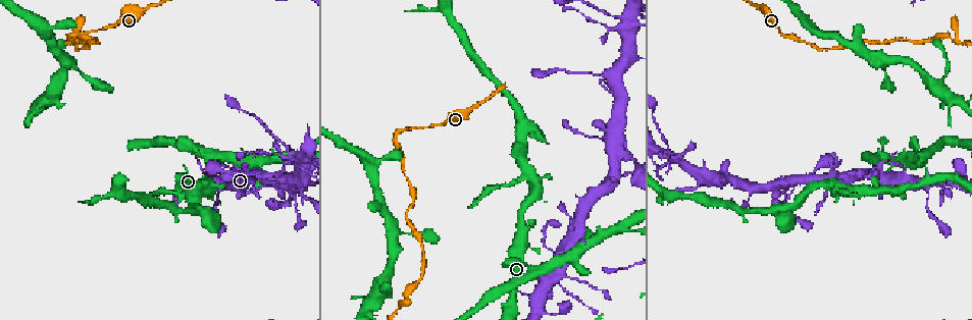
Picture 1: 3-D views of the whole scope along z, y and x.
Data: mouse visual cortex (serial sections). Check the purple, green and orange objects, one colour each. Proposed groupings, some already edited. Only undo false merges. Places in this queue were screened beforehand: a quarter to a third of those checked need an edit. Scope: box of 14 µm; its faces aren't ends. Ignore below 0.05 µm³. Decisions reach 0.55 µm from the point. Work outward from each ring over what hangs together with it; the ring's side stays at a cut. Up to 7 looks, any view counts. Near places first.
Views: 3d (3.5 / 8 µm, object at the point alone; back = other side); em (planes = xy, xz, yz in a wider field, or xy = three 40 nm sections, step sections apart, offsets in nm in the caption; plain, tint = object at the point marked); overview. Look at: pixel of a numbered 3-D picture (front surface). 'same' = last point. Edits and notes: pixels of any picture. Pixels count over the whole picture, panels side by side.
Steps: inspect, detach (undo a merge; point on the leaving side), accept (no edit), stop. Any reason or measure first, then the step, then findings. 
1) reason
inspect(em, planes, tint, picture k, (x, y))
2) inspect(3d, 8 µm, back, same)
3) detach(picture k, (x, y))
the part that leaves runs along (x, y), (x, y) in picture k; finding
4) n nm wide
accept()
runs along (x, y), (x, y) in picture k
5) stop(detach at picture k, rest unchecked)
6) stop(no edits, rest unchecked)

sharp bend
inspect(3d, 3.5 µm, picture 1, (797, 183))

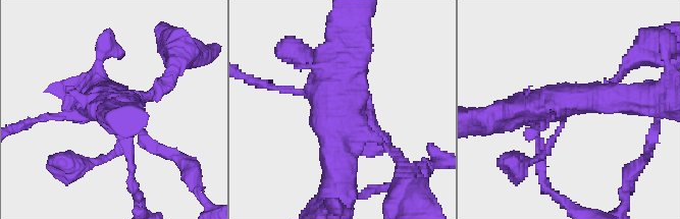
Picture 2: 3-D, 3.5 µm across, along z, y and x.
now the EM
inspect(em, xy, step 3, tint, picture 2, (351, 100))

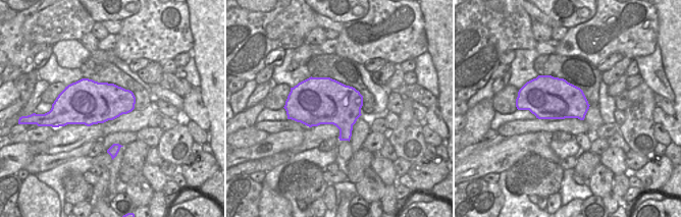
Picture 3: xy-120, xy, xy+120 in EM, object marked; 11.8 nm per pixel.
550 nm wide
accept()
runs along (633, 99), (561, 99), (506, 117) in picture 2; one cell here

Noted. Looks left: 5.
inspect(3d, 3.5 µm, picture 1, (301, 158))

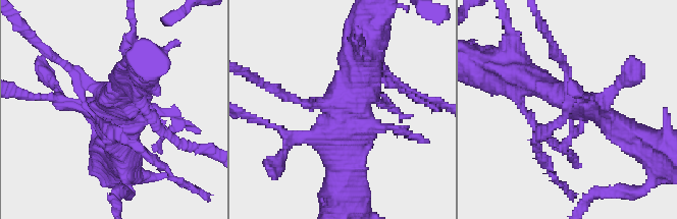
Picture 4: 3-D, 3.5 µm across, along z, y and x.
inspect(em, xy, step 1, tint, picture 4, (337, 115))

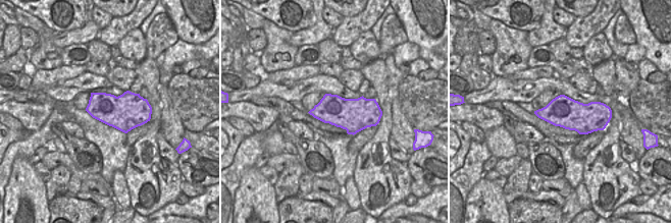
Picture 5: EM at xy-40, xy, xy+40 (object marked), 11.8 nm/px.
400 nm wide
detach(picture 4, (556, 124))
the part that leaves runs along (568, 78), (539, 18) in picture 4; a second cell is stuck on

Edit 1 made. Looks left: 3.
three-way junction
inspect(3d, 3.5 µm, picture 1, (203, 183))

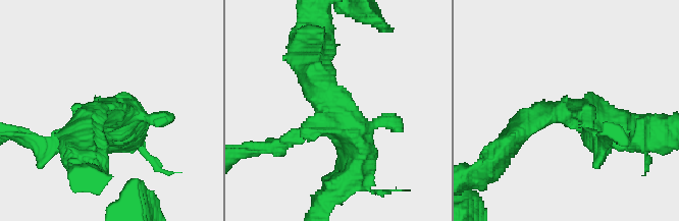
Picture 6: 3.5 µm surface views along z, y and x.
inspect(em, xy, step 2, tint, picture 6, (572, 114))

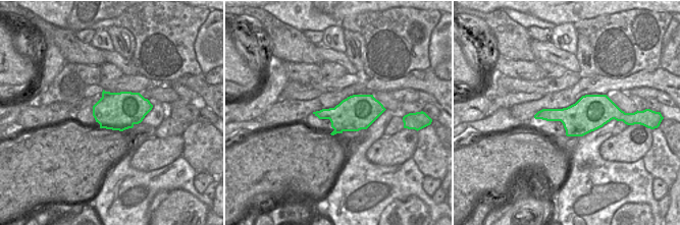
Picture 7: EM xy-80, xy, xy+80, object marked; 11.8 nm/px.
cut it another way
inspect(em, xy, step 3, tint, same)

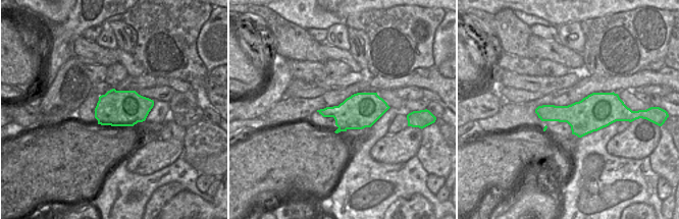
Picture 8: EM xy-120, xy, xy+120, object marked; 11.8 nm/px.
detach(picture 6, (275, 152))
a second cell is stuck on

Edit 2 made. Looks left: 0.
stop(detach at picture 4, detach at picture 6, rest unchecked)

